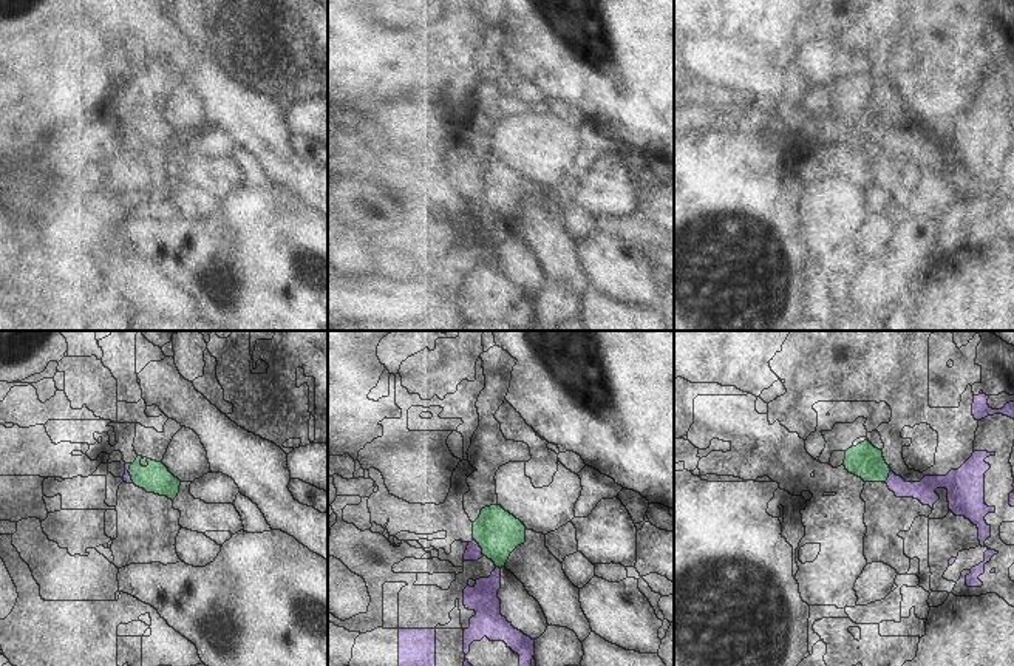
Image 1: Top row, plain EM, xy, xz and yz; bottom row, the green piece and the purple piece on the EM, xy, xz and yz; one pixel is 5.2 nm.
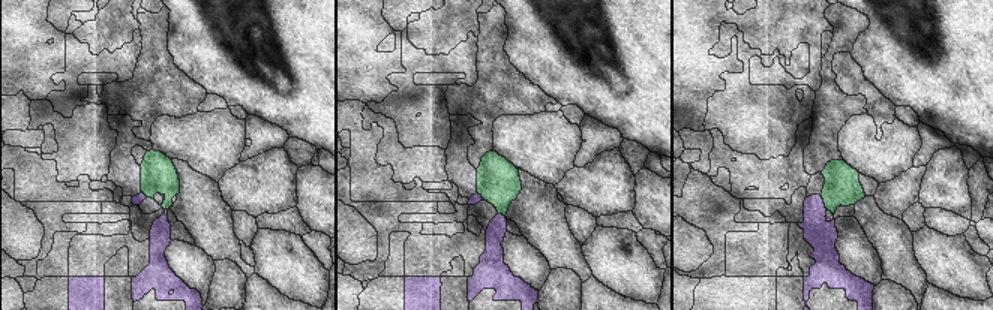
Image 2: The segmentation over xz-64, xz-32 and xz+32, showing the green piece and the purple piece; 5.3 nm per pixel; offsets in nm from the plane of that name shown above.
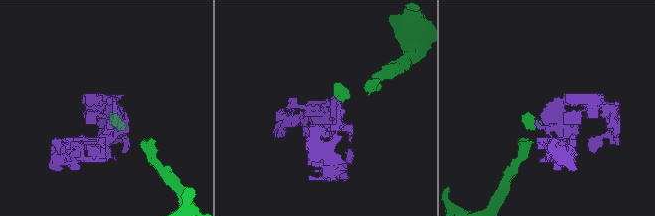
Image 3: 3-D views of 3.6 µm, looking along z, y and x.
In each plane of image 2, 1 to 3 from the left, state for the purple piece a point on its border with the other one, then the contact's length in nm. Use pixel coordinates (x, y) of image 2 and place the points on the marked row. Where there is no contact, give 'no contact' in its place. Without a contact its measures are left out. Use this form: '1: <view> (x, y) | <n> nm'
1: xz-64 (144, 193) | 50 nm
2: xz-32 (501, 213) | 40 nm
3: xz+32 (824, 202) | 90 nm

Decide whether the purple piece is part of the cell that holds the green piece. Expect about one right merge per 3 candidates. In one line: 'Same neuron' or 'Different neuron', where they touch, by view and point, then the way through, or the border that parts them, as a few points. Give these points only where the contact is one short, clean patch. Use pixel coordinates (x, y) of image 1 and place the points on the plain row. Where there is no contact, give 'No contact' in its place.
Different neuron. Touches green at xz (479, 200)

